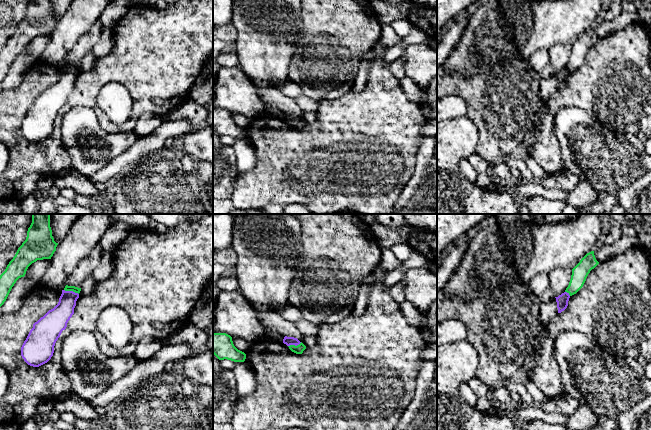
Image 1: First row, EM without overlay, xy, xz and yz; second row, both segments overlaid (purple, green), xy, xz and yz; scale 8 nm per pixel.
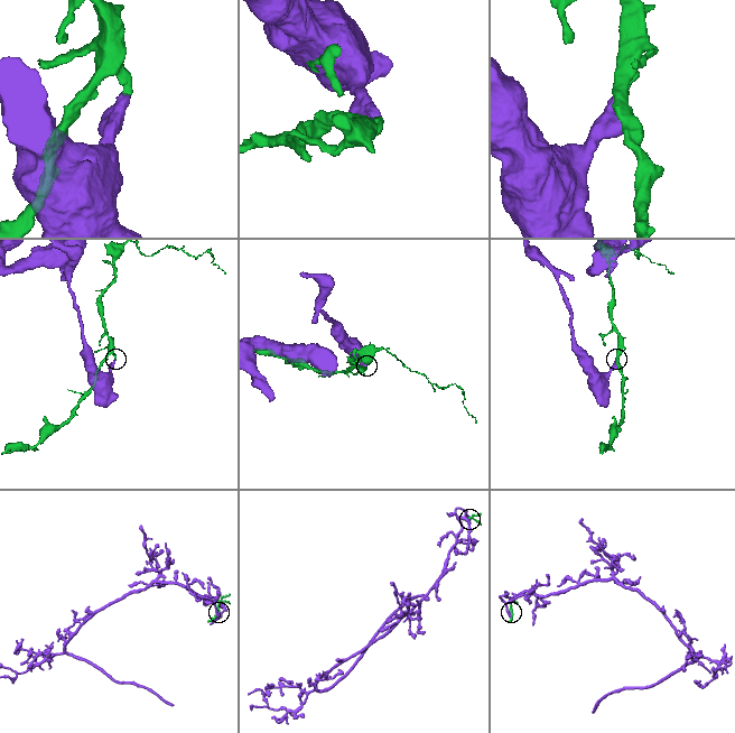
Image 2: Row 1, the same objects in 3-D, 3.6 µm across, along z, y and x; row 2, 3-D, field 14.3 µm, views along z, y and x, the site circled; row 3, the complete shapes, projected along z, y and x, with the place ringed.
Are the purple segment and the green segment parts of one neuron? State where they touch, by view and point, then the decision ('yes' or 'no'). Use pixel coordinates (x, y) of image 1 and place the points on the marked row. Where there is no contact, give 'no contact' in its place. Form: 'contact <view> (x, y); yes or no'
contact xy (71, 291); no

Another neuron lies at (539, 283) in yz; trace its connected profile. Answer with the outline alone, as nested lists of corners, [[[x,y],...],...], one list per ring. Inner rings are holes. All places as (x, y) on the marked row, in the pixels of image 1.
[[[538,274],[532,278],[529,284],[531,294],[541,298],[544,291],[549,288],[549,285],[548,274]]]

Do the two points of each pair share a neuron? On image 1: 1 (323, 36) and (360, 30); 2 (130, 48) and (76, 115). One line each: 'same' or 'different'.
1: same
2: different

